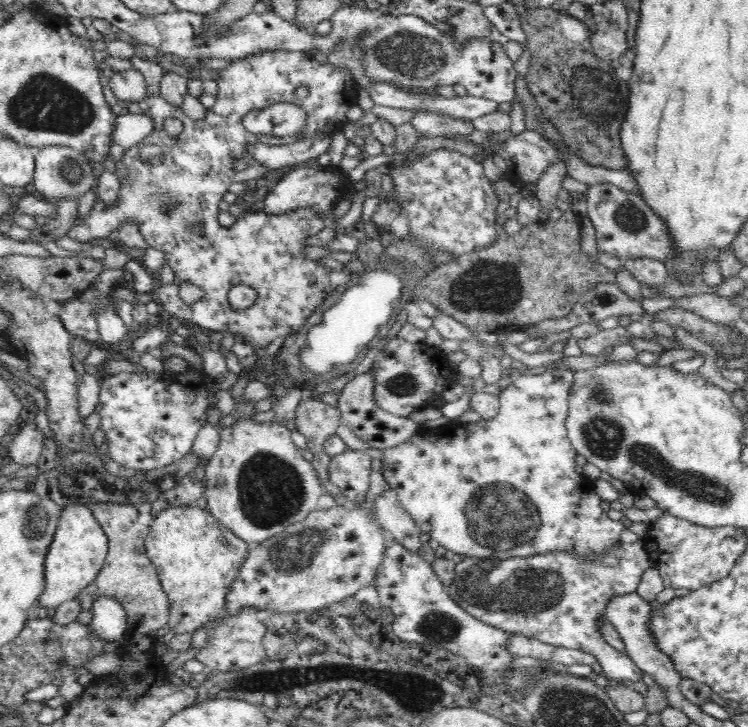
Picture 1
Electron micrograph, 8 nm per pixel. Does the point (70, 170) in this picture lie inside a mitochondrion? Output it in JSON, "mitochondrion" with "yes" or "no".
{"mitochondrion":"yes"}

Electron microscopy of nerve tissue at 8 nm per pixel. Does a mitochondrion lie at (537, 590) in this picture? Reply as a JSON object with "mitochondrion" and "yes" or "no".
{"mitochondrion":"yes"}

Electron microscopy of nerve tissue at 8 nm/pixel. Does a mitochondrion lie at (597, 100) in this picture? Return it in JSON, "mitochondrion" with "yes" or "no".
{"mitochondrion":"yes"}

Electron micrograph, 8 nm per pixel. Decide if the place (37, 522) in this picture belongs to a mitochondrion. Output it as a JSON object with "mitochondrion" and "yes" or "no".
{"mitochondrion":"yes"}

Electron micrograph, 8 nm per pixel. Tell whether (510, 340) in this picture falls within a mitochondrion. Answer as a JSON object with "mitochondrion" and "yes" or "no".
{"mitochondrion":"no"}

